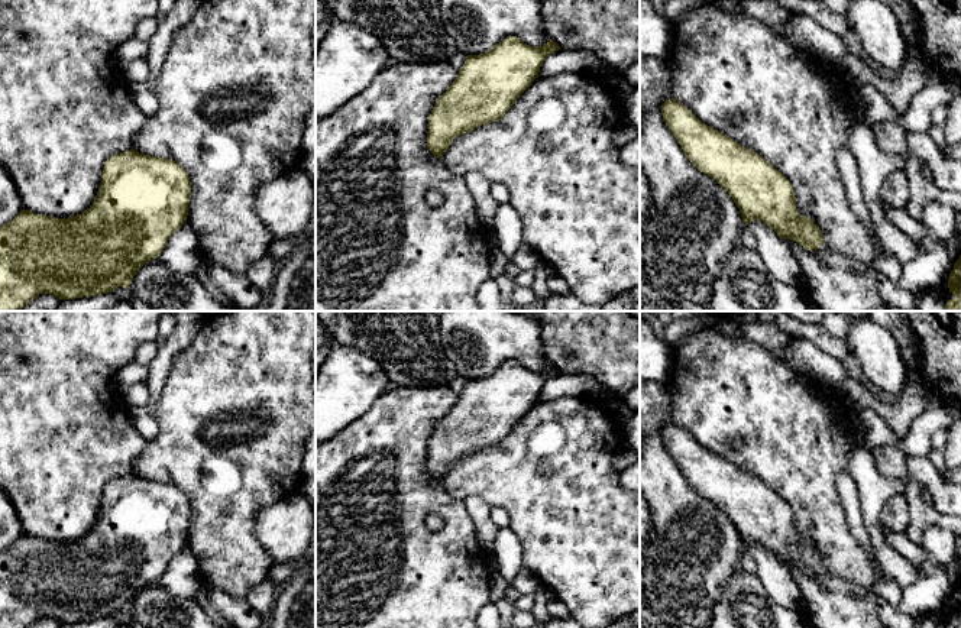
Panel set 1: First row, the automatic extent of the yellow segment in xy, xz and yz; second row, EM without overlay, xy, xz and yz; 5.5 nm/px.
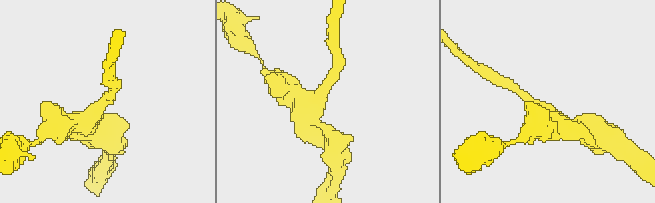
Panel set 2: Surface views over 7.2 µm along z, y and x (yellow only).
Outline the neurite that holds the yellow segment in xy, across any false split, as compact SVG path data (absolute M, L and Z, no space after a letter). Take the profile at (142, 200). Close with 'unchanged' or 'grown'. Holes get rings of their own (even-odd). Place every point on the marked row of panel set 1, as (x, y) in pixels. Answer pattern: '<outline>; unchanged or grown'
M135 149L111 155L103 166L101 182L93 204L81 214L69 218L36 214L22 210L13 220L0 227L0 311L19 311L35 300L39 294L52 294L59 300L75 300L96 297L111 292L117 287L129 288L136 272L152 259L158 258L166 246L169 237L187 221L188 204L191 197L191 181L187 171L175 161L166 158L139 153Z; unchanged

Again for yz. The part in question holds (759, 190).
M673 97L661 104L661 114L687 159L729 194L745 224L761 220L806 250L822 246L821 229L797 213L792 184L774 165L702 123Z; unchanged

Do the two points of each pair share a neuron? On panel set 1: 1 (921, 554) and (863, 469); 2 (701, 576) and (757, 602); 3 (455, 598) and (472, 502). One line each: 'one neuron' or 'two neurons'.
1: two neurons
2: two neurons
3: two neurons

